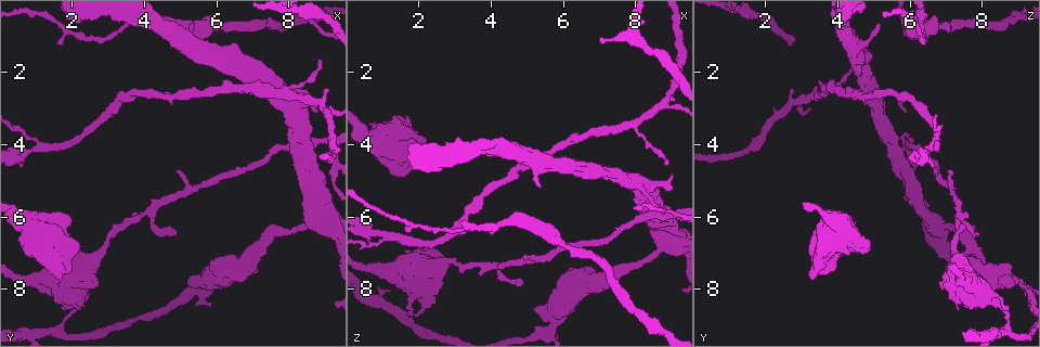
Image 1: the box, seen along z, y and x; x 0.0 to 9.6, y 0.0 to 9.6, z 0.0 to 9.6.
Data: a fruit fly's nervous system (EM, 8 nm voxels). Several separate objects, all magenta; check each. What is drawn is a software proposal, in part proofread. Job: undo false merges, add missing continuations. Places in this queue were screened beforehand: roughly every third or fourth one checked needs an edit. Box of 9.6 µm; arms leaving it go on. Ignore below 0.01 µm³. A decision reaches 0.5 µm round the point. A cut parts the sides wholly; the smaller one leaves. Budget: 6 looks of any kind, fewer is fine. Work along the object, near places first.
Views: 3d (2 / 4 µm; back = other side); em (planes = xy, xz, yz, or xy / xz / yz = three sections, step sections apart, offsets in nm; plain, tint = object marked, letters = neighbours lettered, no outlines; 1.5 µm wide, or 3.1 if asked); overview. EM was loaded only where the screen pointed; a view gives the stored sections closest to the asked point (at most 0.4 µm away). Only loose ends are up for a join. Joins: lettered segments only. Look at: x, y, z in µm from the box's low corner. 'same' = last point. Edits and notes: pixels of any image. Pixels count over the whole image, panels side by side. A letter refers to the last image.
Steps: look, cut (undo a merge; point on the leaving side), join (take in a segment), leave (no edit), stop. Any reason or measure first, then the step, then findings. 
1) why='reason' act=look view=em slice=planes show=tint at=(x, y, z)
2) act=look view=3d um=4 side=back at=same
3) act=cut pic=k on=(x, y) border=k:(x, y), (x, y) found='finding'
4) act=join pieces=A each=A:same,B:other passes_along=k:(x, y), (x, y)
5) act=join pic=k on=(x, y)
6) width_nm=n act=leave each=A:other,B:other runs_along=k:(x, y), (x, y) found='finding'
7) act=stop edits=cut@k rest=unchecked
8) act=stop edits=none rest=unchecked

why='thin neck' act=look view=3d um=4 at=(6.15, 0.70, 6.85)

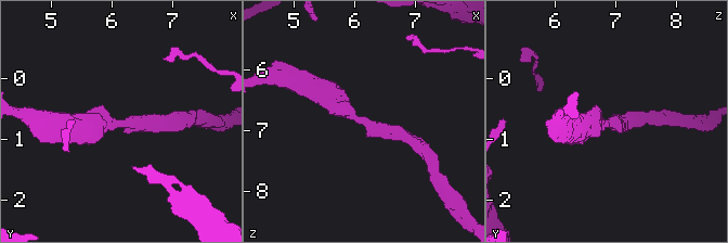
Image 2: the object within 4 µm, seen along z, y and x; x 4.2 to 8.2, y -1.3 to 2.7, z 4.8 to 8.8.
act=look view=em slice=xy step=8 show=letters at=(6.20, 0.75, 6.80)

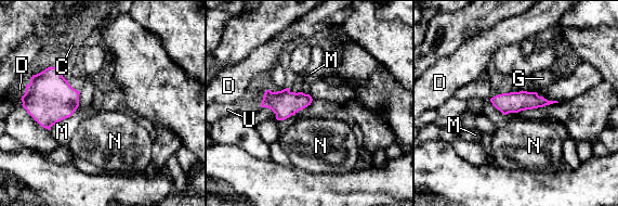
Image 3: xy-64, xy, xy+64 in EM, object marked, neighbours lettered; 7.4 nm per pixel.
width_nm=160 longest_contact=M:380nm act=leave each=C:other,D:other,G:other,M:other,N:other,U:other found='one cell here'

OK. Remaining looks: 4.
why='sharp bend' act=look view=3d um=4 at=(2.15, 8.50, 8.45)

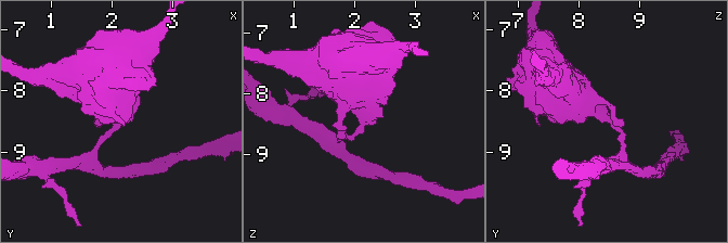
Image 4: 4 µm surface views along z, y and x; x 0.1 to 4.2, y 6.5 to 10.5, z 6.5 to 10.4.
why='need the tissue' act=look view=em slice=planes show=letters at=(2.10, 8.50, 8.50)

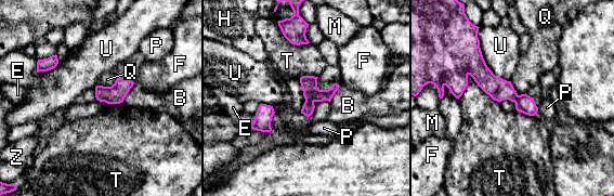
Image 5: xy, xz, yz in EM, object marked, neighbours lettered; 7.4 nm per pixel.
act=cut pic=5 on=(309, 83) each=B:other,E:other,F:other,H:other,M:other,P:other,Q:other,T:other,U:other,Z:other found='two cells meet here'

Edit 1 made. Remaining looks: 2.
why='redraw' act=look view=overview

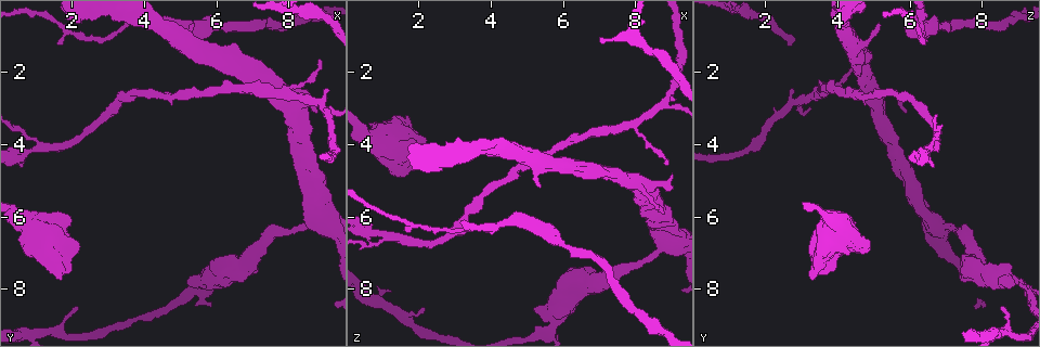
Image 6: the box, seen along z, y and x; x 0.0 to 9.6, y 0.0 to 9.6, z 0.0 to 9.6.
act=look view=em slice=planes show=letters at=(1.65, 6.90, 4.90)

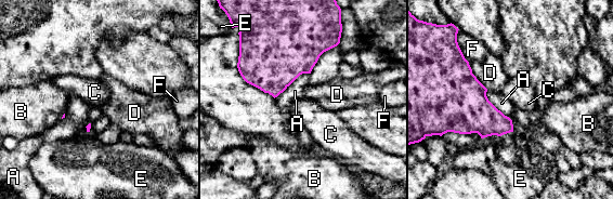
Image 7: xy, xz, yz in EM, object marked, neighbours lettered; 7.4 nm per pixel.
longest_contact=A:380nm act=leave each=A:other,B:other,C:other,D:other,E:other,F:other border=7:(237, 69), (247, 82), (274, 98) found='no lettered segment goes on from it'

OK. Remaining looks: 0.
act=stop edits=cut@5 rest=unchecked

